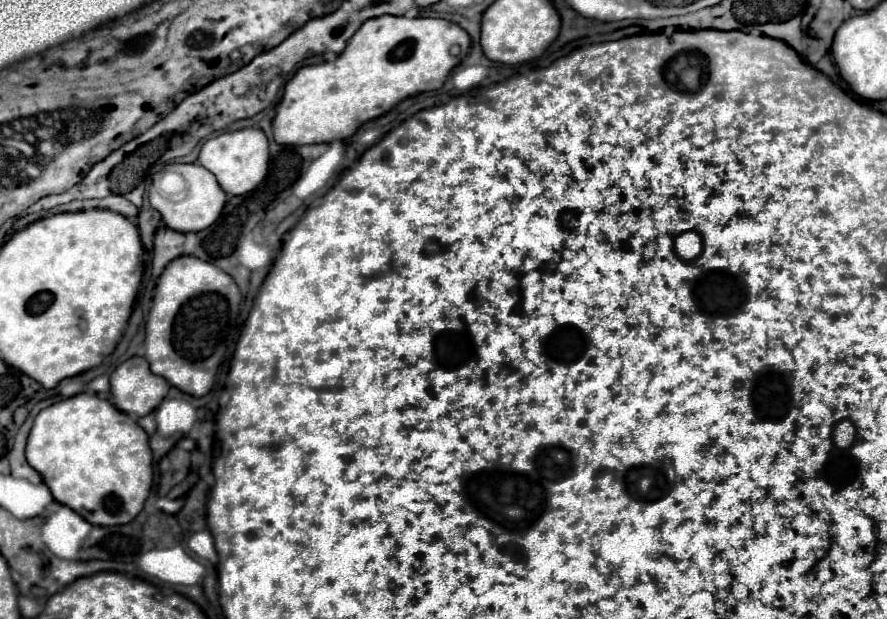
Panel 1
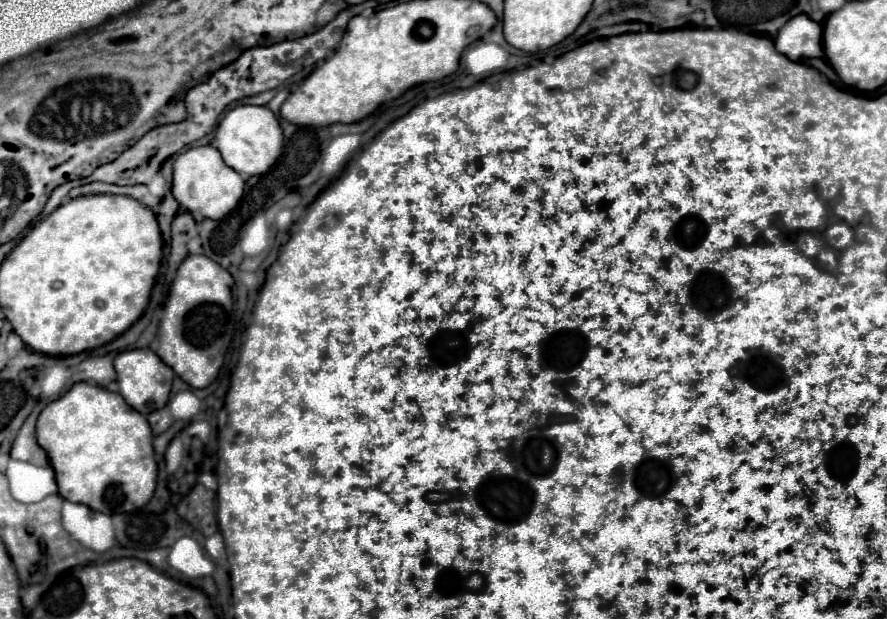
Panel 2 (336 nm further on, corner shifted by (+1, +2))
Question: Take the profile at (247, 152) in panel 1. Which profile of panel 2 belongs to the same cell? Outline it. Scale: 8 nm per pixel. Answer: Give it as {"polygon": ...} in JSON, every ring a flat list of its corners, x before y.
{"polygon":[[238,105,230,109,220,121,214,137,214,145,222,153,224,163,246,177,266,173,272,167,272,163,280,157,282,143,282,127,276,115,266,105]]}

